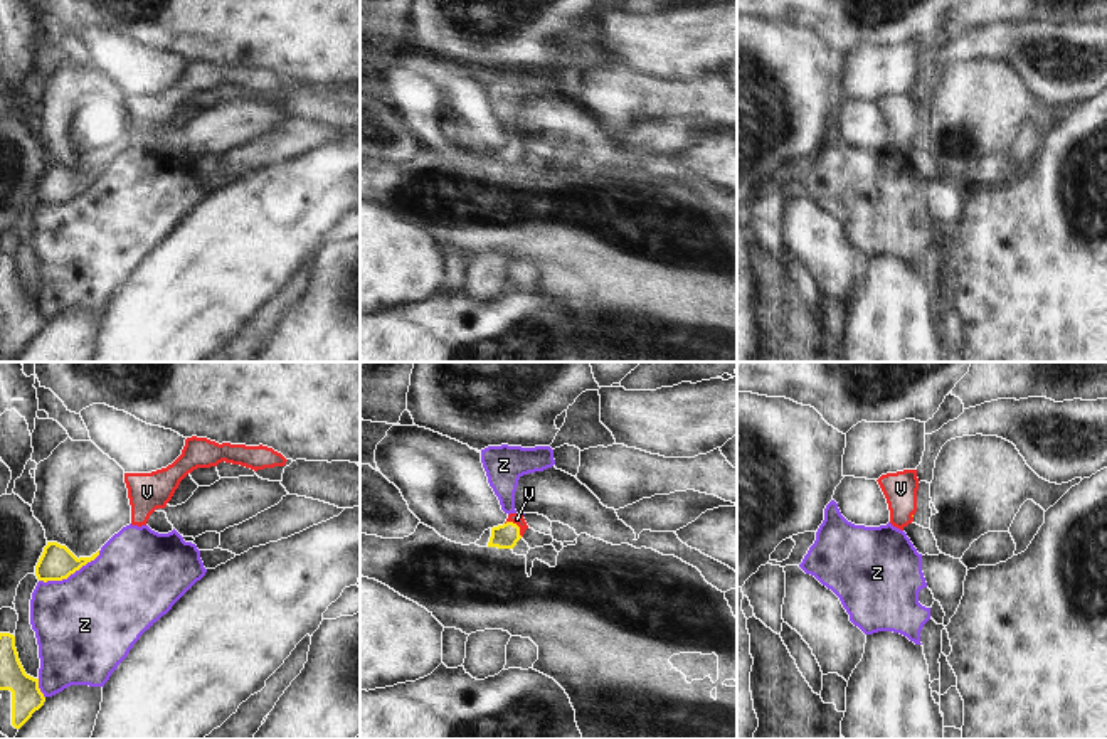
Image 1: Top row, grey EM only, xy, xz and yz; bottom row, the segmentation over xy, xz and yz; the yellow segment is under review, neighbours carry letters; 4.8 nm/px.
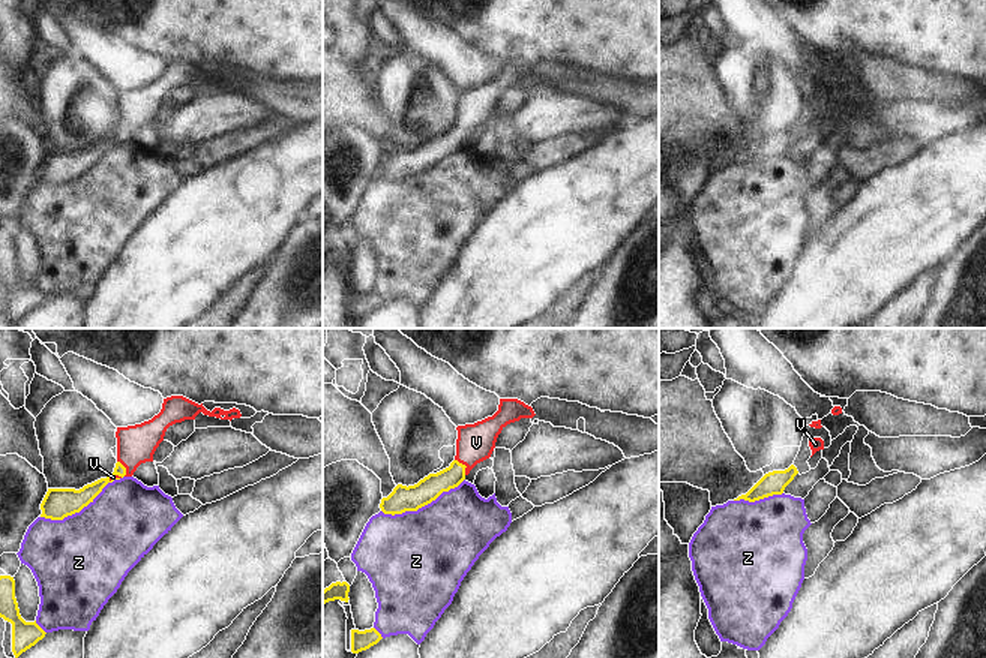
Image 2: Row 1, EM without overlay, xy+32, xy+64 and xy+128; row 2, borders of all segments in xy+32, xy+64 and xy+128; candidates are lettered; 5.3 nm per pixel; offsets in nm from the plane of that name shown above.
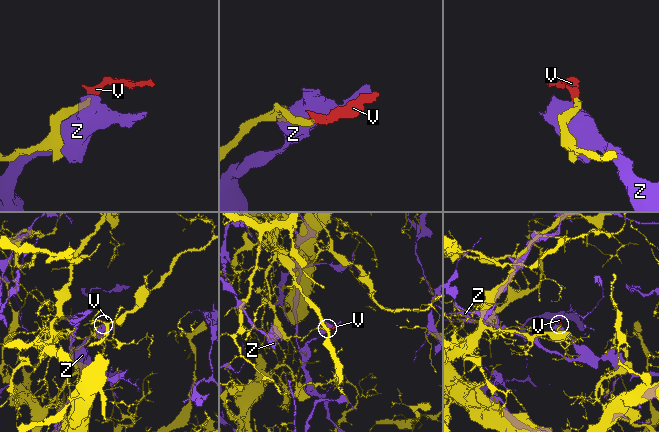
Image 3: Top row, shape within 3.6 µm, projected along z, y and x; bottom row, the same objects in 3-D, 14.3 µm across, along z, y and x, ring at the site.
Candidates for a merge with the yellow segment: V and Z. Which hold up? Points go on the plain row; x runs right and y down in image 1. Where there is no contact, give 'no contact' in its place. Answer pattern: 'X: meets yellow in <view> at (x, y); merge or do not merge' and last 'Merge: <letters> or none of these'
V: meets yellow in xz at (517, 148); merge
Z: meets yellow in xy at (69, 197); do not merge
Merge: V

